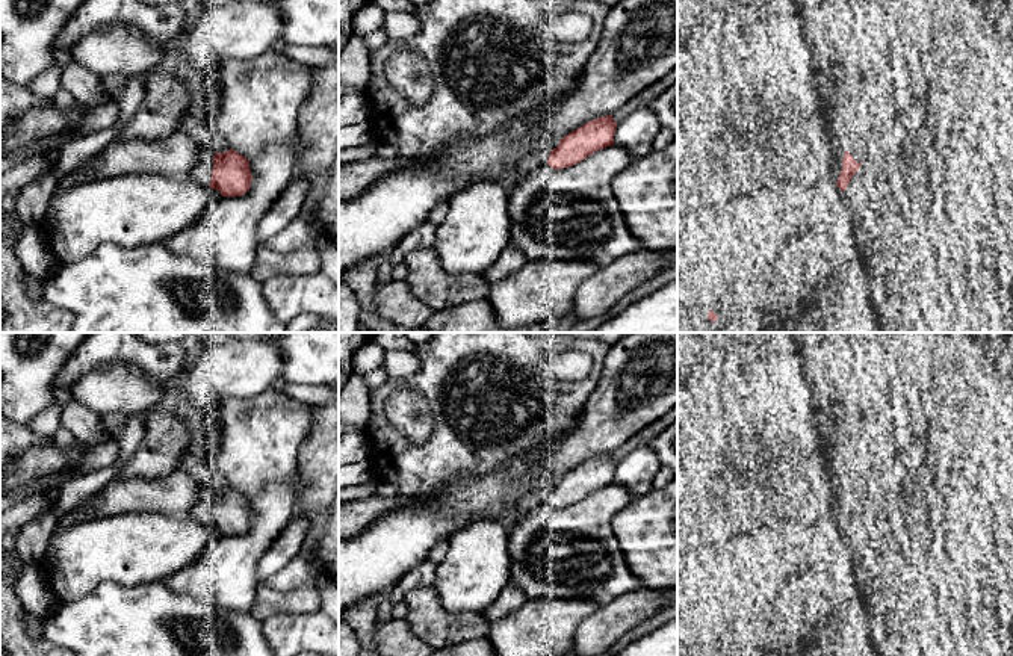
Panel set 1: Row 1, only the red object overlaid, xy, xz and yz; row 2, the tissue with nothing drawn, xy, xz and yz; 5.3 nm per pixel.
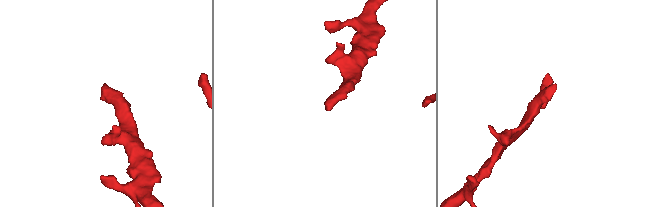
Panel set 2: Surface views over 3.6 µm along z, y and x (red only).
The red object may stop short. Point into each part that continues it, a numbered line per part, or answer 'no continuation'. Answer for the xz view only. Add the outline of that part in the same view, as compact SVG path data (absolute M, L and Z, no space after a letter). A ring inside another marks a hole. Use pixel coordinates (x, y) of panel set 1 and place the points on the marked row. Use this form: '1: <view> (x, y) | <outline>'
1: xz (537, 159) | M543 147L538 151L532 153L529 157L523 159L514 169L514 172L502 181L502 184L510 192L517 183L525 177L537 171L540 166L547 165L550 148Z

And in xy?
1: xy (201, 174) | M209 148L201 150L201 159L195 165L195 168L189 172L187 178L191 178L194 183L209 186L212 178L212 169L213 169L213 156Z

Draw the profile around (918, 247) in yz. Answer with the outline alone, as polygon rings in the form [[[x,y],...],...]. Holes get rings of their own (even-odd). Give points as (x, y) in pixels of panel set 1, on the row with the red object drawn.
[[[904,230],[895,236],[910,266],[922,265],[925,260],[937,261],[940,258],[949,258],[949,246],[942,240],[940,233],[936,230]]]

